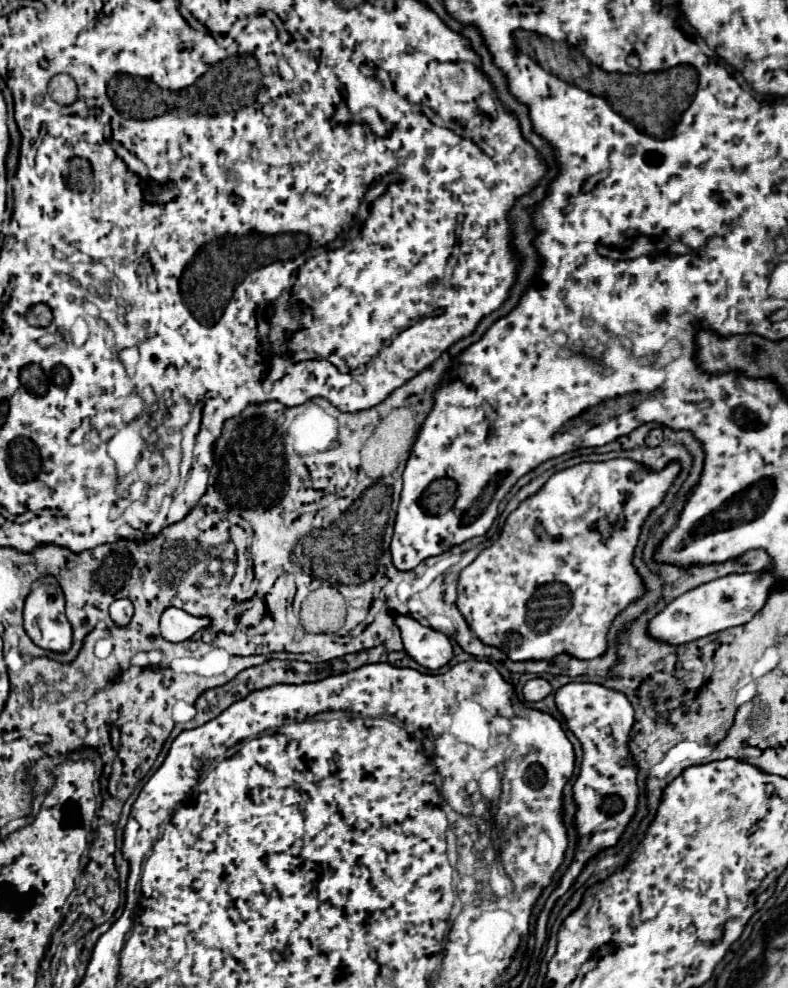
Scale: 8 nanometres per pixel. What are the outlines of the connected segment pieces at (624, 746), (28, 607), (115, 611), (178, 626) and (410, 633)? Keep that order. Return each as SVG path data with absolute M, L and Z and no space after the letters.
M570 682L560 690L556 690L556 706L566 718L568 728L582 742L582 750L584 750L580 776L574 782L574 800L578 804L576 826L580 832L580 842L578 842L578 854L574 856L574 862L562 876L558 888L546 900L537 919L534 953L541 950L547 939L548 918L556 901L570 890L570 886L576 882L578 874L582 872L582 868L590 858L618 844L620 836L624 834L626 826L630 824L630 820L638 810L638 794L640 794L636 782L638 776L636 760L628 748L630 730L634 724L634 708L628 702L628 698L622 692L604 688L600 684Z
M38 584L24 604L24 629L32 642L52 652L68 652L72 626L64 614L64 598L48 598L44 584Z
M116 600L116 602L110 606L110 616L112 616L112 620L114 620L120 628L124 628L124 626L130 624L132 614L134 614L134 606L132 606L130 600Z
M168 608L162 614L160 630L168 642L184 642L184 640L190 640L198 630L206 628L206 624L208 624L206 618L190 616L178 608Z
M392 612L394 624L400 628L404 650L424 668L438 670L452 658L452 642L442 632L422 626L412 616Z

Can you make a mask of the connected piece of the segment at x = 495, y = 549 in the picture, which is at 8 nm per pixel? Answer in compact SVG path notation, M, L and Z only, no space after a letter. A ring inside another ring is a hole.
M614 458L614 460L608 460L608 462L582 462L582 464L576 464L572 468L566 468L562 472L552 474L548 478L548 482L536 494L528 496L506 518L506 524L504 524L504 528L500 532L500 538L490 548L482 550L480 556L470 566L466 566L460 572L456 606L462 612L462 616L466 618L468 626L476 632L476 636L484 644L500 648L504 654L510 656L510 660L518 660L518 662L524 662L524 660L552 660L554 656L560 656L560 654L568 654L568 656L578 658L578 660L592 660L592 658L602 656L608 650L608 628L610 628L612 620L622 610L626 610L628 604L636 602L638 598L642 598L646 594L646 584L644 584L642 576L638 574L638 570L632 564L634 562L634 550L638 546L638 538L640 538L644 520L648 518L650 510L654 510L656 506L662 504L662 500L666 498L666 492L670 490L670 486L678 478L678 474L680 474L680 464L678 462L670 462L668 466L664 466L662 470L656 472L656 470L650 470L648 466L644 466L640 462L634 462L634 460L628 460L628 458ZM600 520L610 522L610 536L606 540L598 540L598 528L596 528L596 524ZM536 528L542 528L550 536L550 540L540 540L538 534L536 534Z

